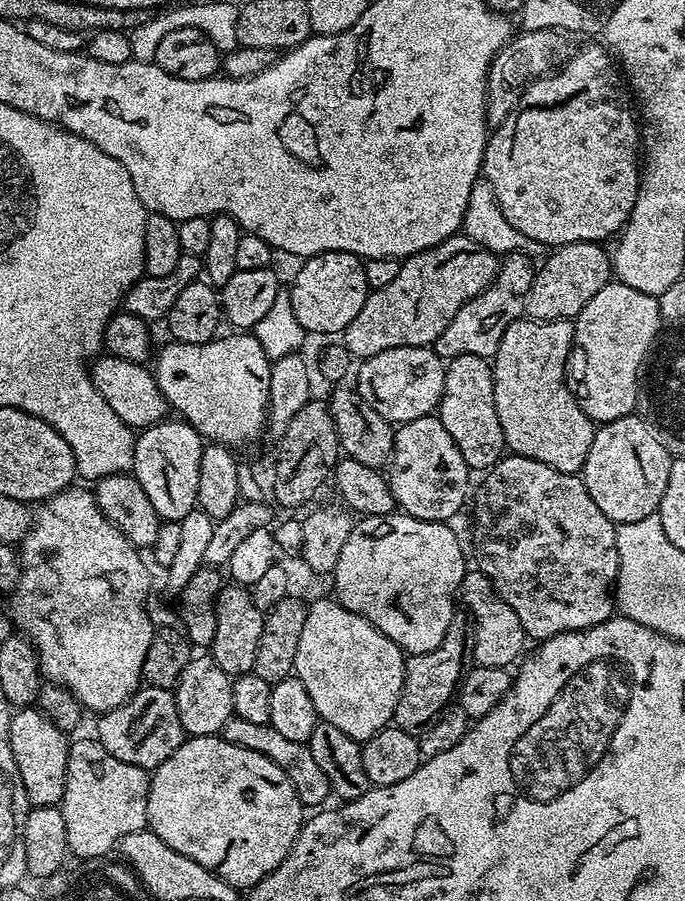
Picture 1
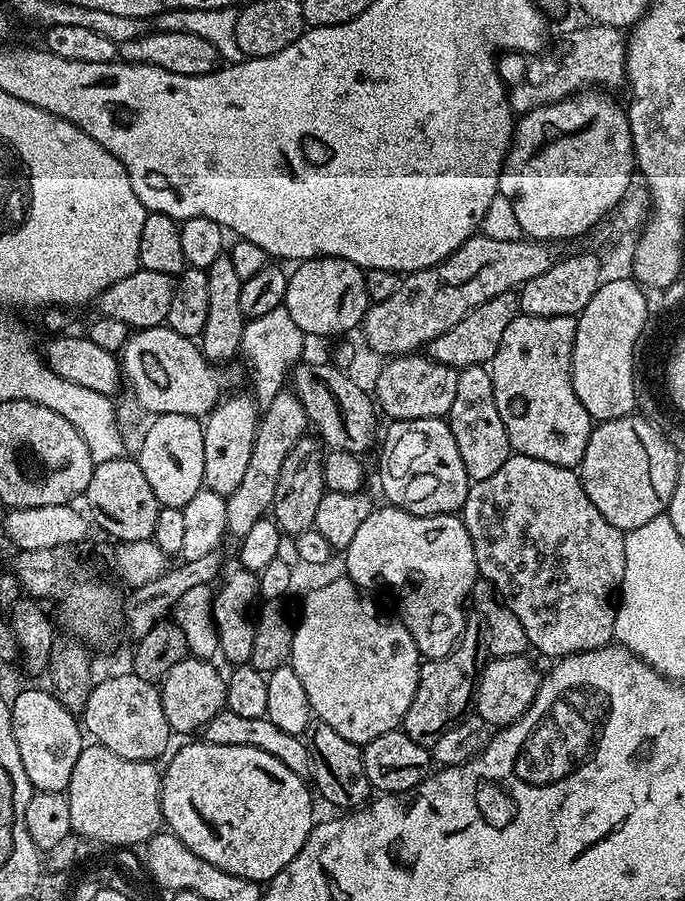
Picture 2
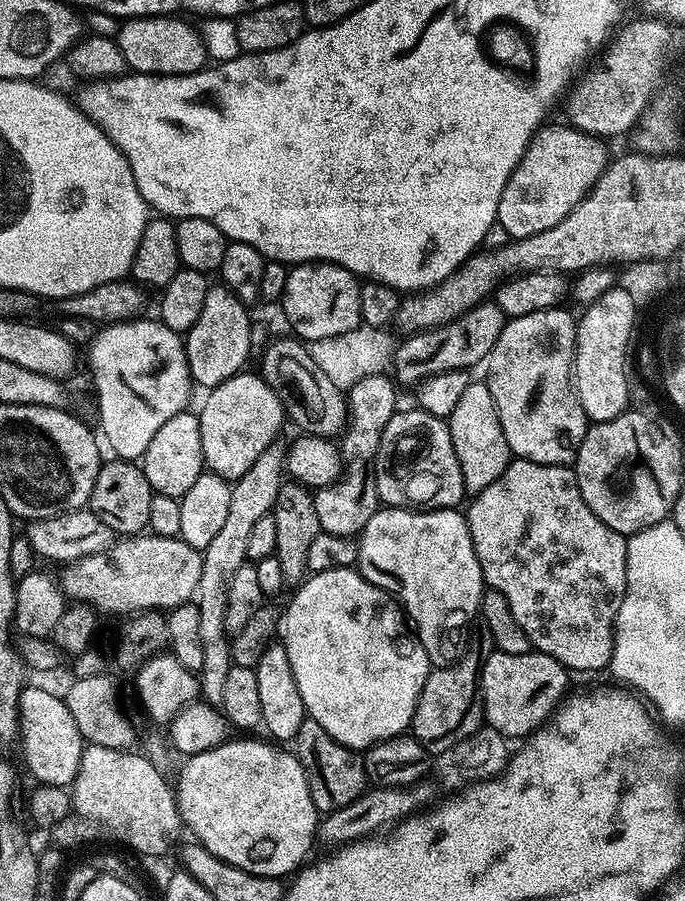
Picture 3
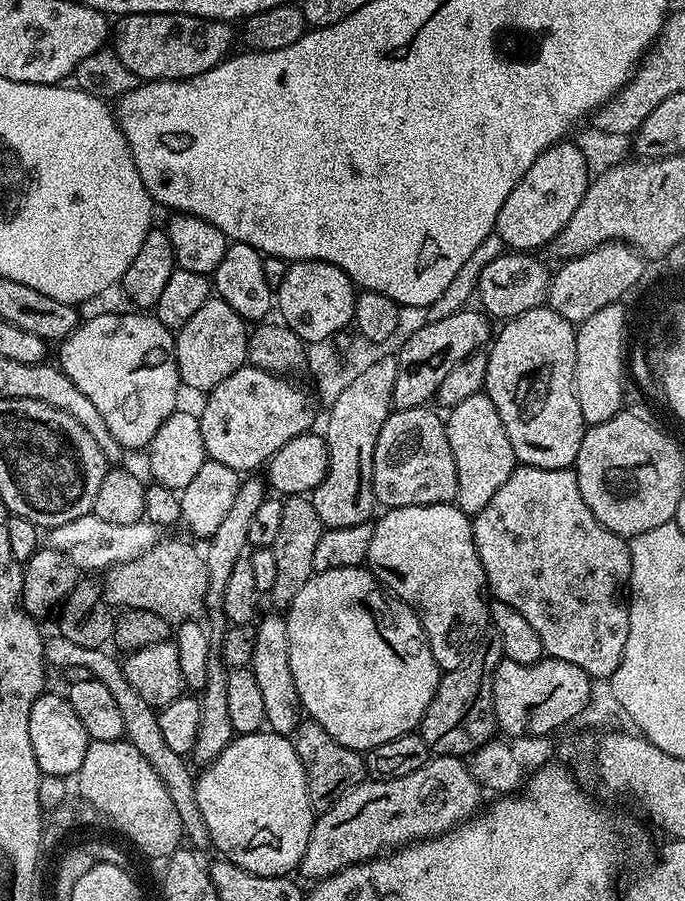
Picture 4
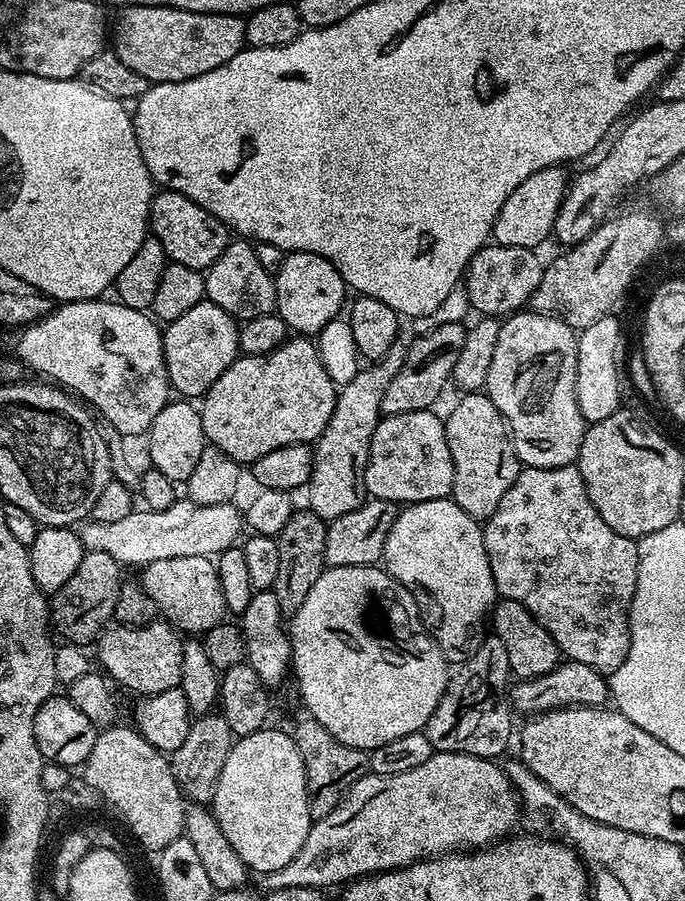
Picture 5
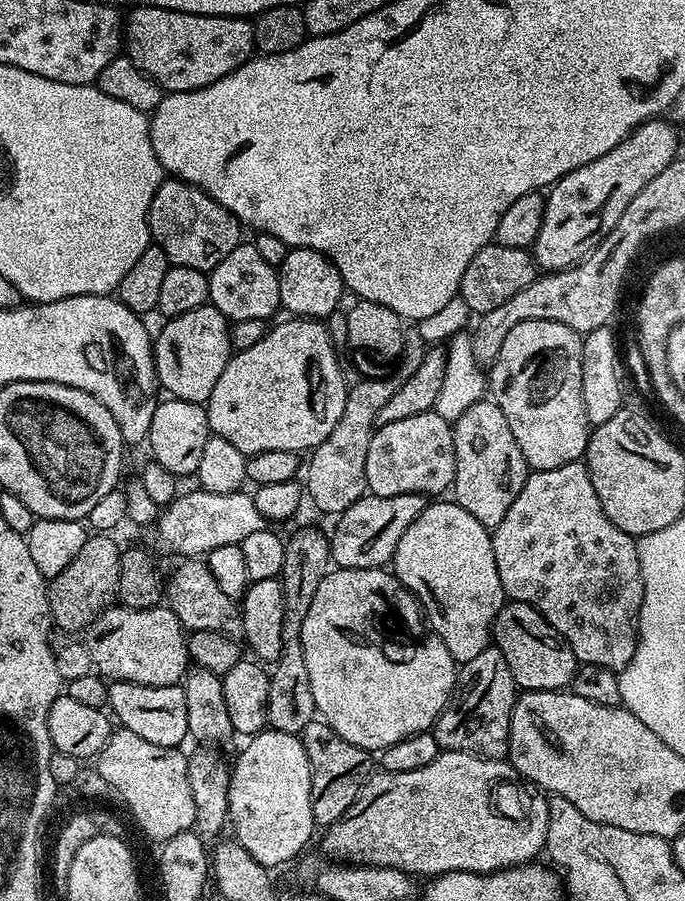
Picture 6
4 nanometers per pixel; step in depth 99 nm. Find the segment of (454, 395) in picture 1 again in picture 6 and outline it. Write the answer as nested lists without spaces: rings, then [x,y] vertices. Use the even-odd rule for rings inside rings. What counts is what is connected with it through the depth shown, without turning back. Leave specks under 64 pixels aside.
[[[485,398],[474,402],[474,406],[470,406],[458,419],[452,424],[452,437],[454,438],[454,454],[456,455],[456,479],[454,481],[455,503],[462,506],[462,510],[466,510],[470,514],[474,514],[474,518],[478,518],[478,522],[482,522],[484,527],[491,530],[495,528],[498,522],[502,522],[502,518],[506,516],[506,510],[510,510],[510,502],[514,502],[514,498],[518,496],[518,490],[522,490],[522,486],[526,482],[529,474],[528,463],[524,461],[522,450],[518,450],[518,442],[514,438],[514,430],[510,430],[510,422],[506,422],[506,414],[502,414],[502,410],[494,403],[491,398]]]

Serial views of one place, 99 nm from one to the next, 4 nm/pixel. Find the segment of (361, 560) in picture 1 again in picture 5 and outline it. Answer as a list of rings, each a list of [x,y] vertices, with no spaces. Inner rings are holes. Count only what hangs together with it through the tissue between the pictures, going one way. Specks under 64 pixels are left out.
[[[451,498],[409,504],[397,511],[396,520],[390,526],[390,534],[384,542],[382,564],[393,581],[401,589],[404,587],[412,595],[413,602],[420,607],[425,620],[423,623],[430,629],[445,661],[452,666],[463,664],[485,639],[486,621],[498,596],[488,556],[484,553],[483,527]]]

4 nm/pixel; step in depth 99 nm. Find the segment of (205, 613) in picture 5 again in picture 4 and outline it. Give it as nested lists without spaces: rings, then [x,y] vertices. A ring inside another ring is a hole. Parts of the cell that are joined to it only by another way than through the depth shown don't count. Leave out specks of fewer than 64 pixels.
[[[161,539],[138,558],[112,565],[103,576],[105,597],[117,609],[150,610],[169,622],[195,620],[205,611],[208,571],[204,552],[184,540]]]

